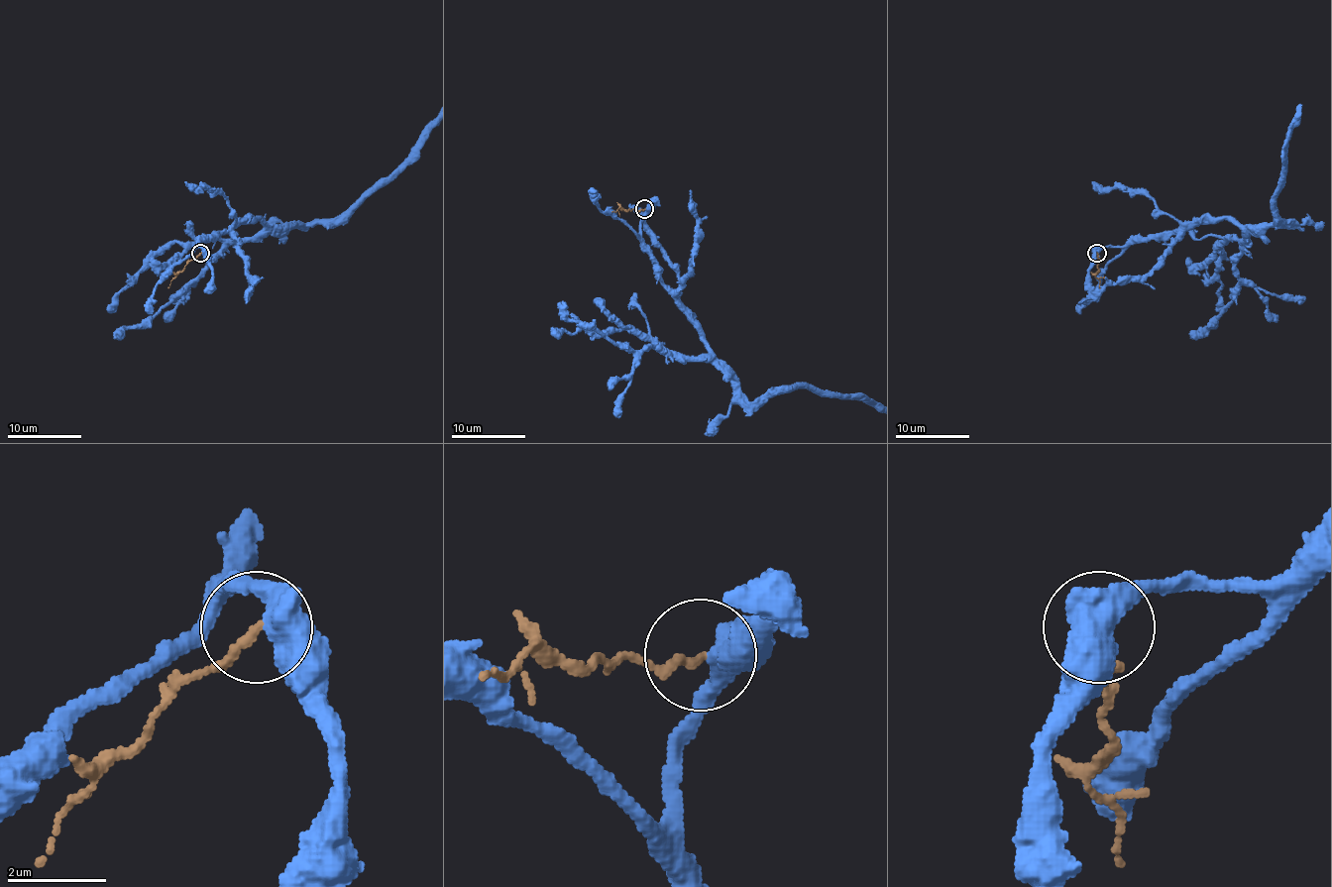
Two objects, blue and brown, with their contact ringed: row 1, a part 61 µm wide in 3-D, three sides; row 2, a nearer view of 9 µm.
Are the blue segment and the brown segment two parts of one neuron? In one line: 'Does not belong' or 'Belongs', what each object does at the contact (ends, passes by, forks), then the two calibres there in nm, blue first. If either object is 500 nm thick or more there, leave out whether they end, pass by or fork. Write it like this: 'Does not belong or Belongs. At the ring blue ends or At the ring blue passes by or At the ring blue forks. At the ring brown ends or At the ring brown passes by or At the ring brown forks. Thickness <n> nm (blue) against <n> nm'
Does not belong. Thickness 600 nm (blue) against 180 nm

